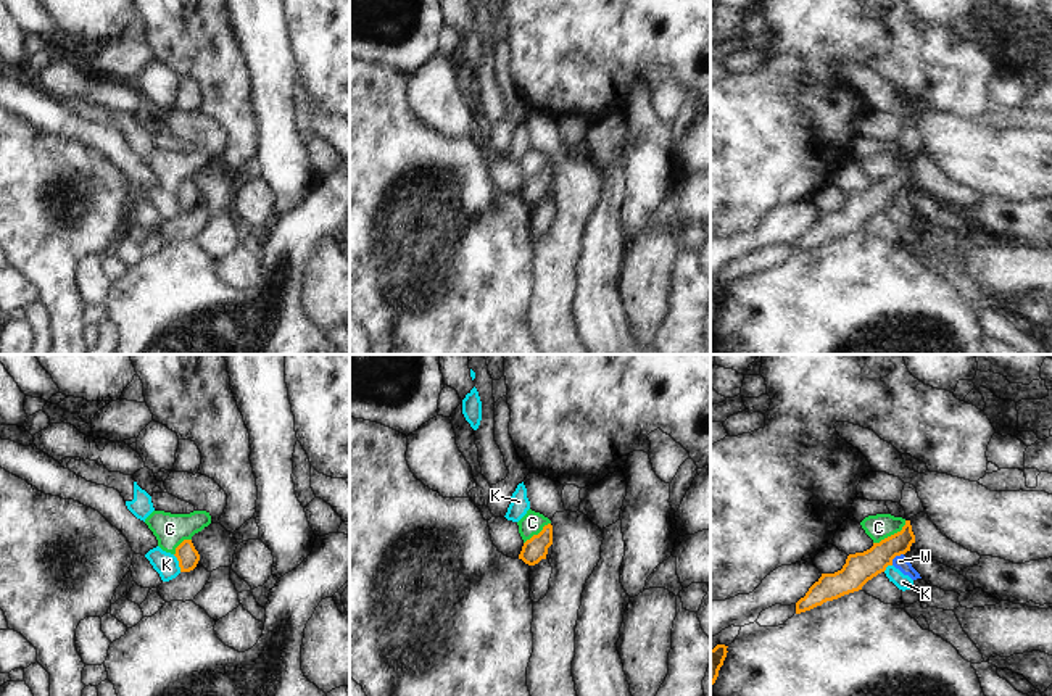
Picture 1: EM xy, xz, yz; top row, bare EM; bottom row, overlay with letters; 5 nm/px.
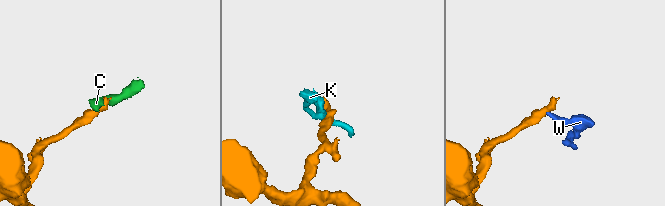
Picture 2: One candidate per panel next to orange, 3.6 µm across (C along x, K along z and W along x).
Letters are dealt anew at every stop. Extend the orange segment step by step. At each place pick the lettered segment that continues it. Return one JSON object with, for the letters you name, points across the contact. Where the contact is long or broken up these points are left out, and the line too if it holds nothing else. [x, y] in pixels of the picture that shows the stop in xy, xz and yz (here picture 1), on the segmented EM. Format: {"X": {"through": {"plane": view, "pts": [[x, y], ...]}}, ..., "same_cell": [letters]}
{"same_cell": []}

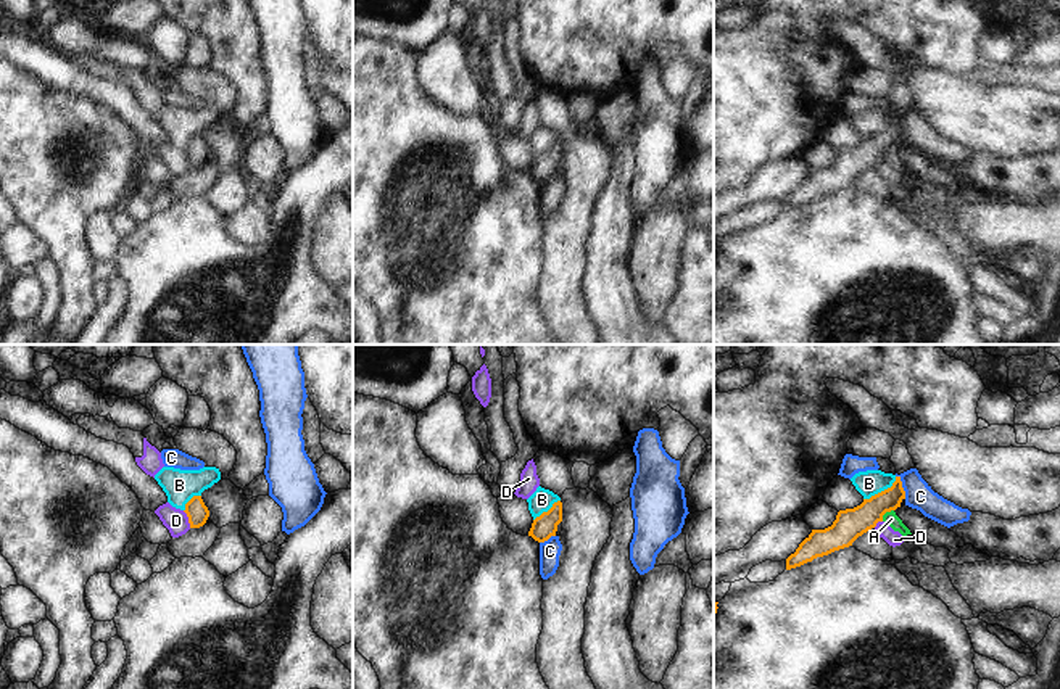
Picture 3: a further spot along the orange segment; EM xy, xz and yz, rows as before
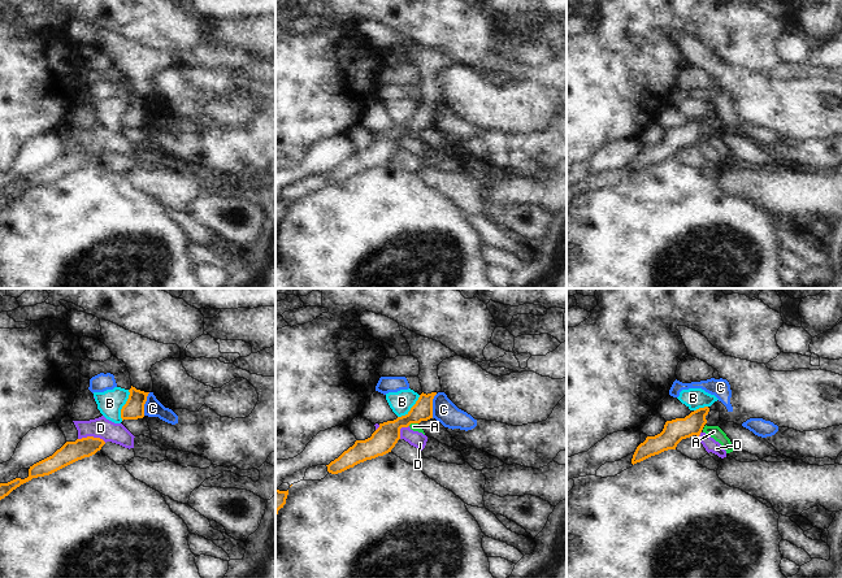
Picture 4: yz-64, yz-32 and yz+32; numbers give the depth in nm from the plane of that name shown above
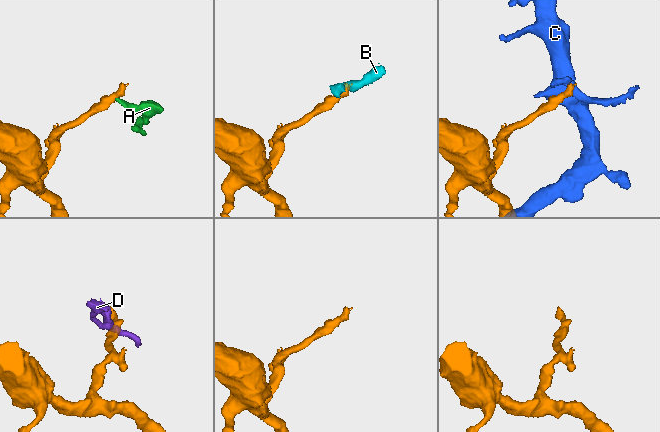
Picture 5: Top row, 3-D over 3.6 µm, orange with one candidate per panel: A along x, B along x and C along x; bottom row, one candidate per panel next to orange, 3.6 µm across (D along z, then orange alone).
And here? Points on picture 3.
{"same_cell": []}

